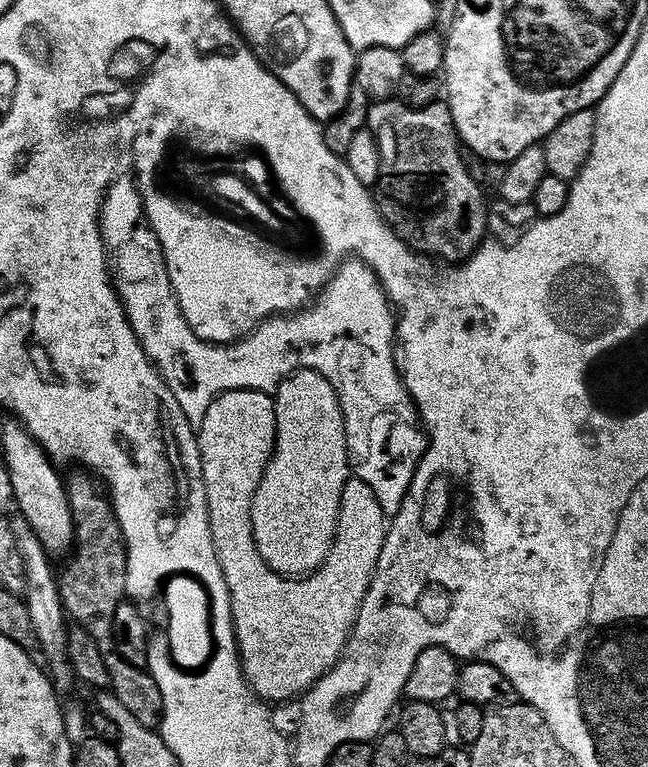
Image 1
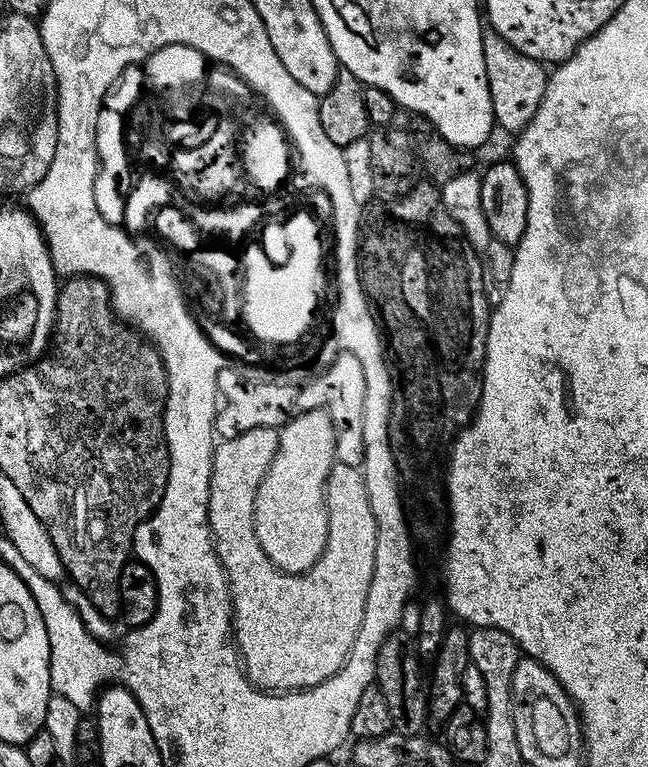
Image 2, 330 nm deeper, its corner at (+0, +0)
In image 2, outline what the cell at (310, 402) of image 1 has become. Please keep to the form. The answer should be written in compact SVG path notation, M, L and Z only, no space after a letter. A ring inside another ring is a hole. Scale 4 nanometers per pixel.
M307 410L291 418L279 429L279 446L255 495L255 534L266 556L279 569L296 575L308 572L328 545L328 476L336 463L335 430L326 410Z

